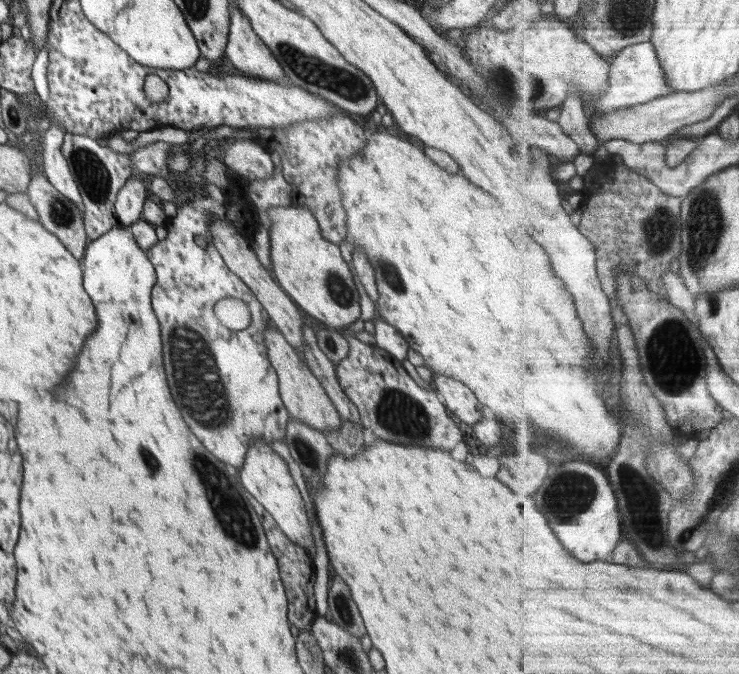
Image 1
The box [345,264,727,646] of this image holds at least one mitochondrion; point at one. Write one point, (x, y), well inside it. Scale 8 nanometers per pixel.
(670, 347)

